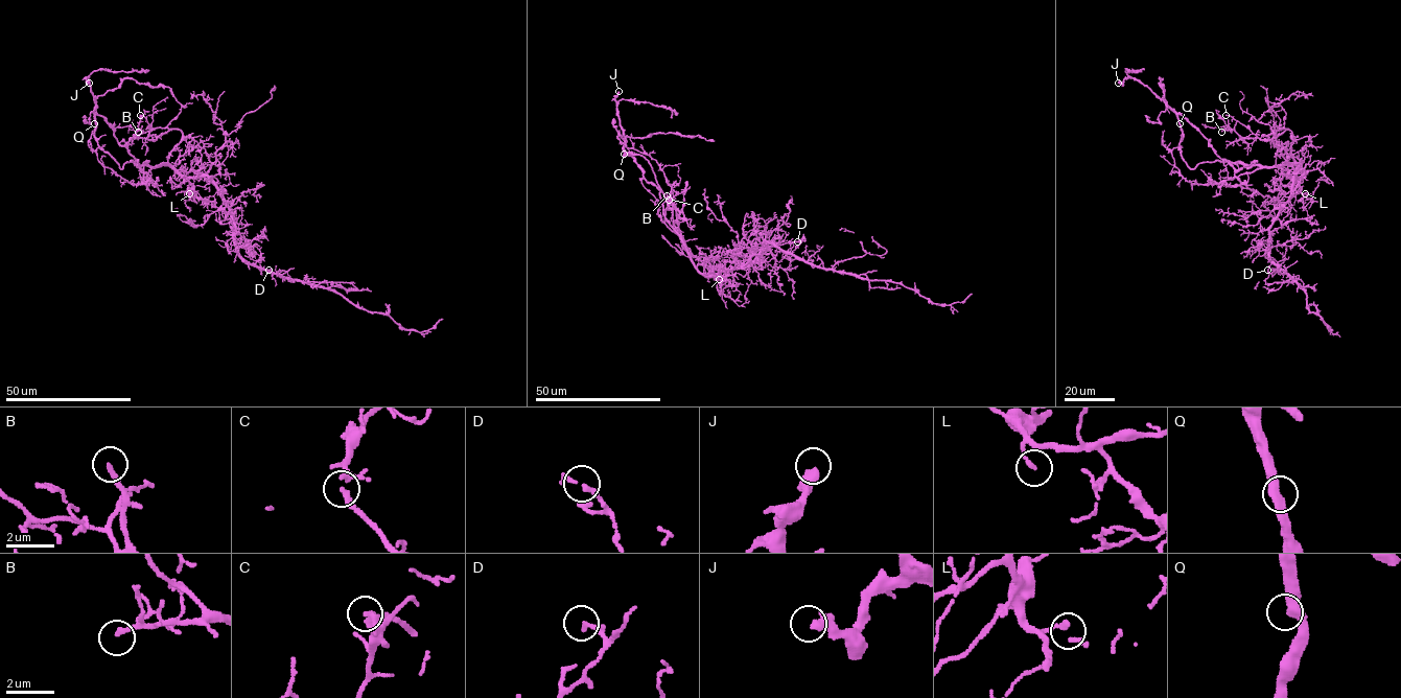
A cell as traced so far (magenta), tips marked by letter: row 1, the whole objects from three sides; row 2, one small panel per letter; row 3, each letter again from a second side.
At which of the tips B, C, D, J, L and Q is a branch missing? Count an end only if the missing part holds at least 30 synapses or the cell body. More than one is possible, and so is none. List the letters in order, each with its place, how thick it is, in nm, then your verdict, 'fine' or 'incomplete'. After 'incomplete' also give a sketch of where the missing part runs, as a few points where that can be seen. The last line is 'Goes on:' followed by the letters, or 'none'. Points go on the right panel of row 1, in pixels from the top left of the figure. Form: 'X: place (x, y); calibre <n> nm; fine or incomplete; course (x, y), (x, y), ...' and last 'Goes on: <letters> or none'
B: place (1221, 132); calibre 190 nm; incomplete; course (1221, 132), (1193, 144), (1189, 159), (1186, 157)
C: place (1226, 115); calibre 140 nm; incomplete; course (1226, 115), (1222, 111), (1203, 110), (1195, 135)
D: place (1267, 270); calibre 180 nm; fine
J: place (1118, 83); calibre 440 nm; incomplete; course (1118, 83), (1096, 79), (1094, 74), (1099, 67), (1096, 64)
L: place (1305, 193); calibre 190 nm; fine
Q: place (1180, 123); calibre 400 nm; fine
Goes on: B, C, J

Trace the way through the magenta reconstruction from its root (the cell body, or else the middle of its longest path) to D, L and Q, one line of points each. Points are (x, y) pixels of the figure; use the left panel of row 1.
D: (202, 176), (214, 185), (229, 207), (237, 252), (270, 273), (269, 270)
L: (202, 176), (189, 180), (189, 193)
Q: (202, 176), (183, 177), (168, 165), (154, 166), (146, 176), (101, 116), (95, 114), (94, 123)

